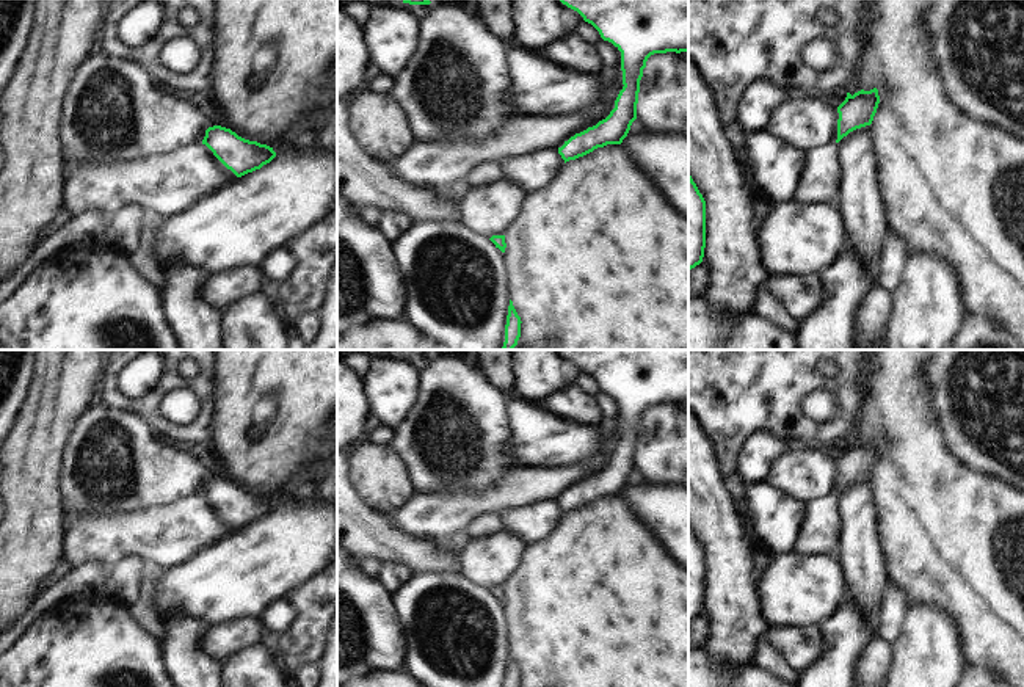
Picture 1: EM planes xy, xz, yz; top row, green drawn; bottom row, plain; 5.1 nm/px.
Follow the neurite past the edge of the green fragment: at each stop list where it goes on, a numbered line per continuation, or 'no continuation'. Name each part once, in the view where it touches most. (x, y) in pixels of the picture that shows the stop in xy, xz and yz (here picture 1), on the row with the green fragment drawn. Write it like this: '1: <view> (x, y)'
no continuation

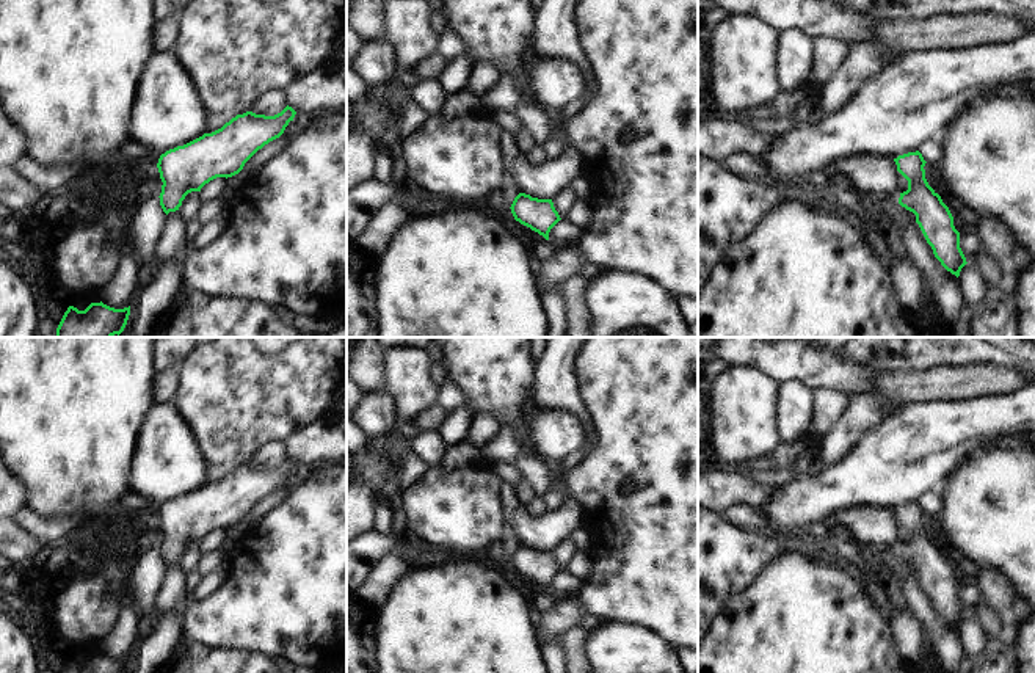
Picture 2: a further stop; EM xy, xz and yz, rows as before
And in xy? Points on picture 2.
no continuation

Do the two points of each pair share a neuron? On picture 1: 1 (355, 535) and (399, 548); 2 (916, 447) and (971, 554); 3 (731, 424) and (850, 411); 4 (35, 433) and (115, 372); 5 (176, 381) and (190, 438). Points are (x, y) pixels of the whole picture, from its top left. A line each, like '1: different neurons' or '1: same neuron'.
1: same neuron
2: same neuron
3: same neuron
4: different neurons
5: same neuron

